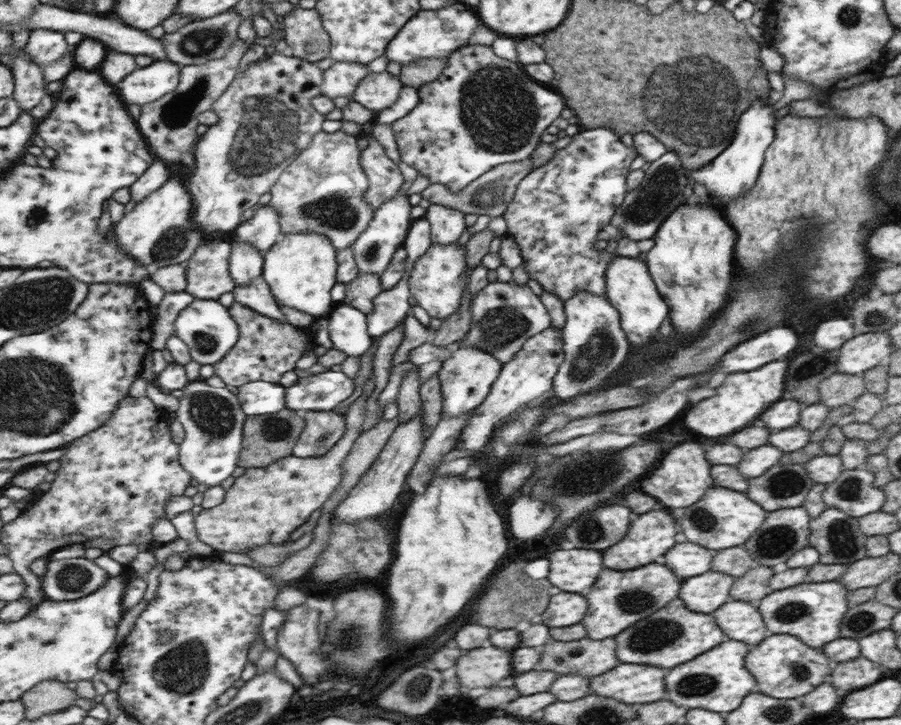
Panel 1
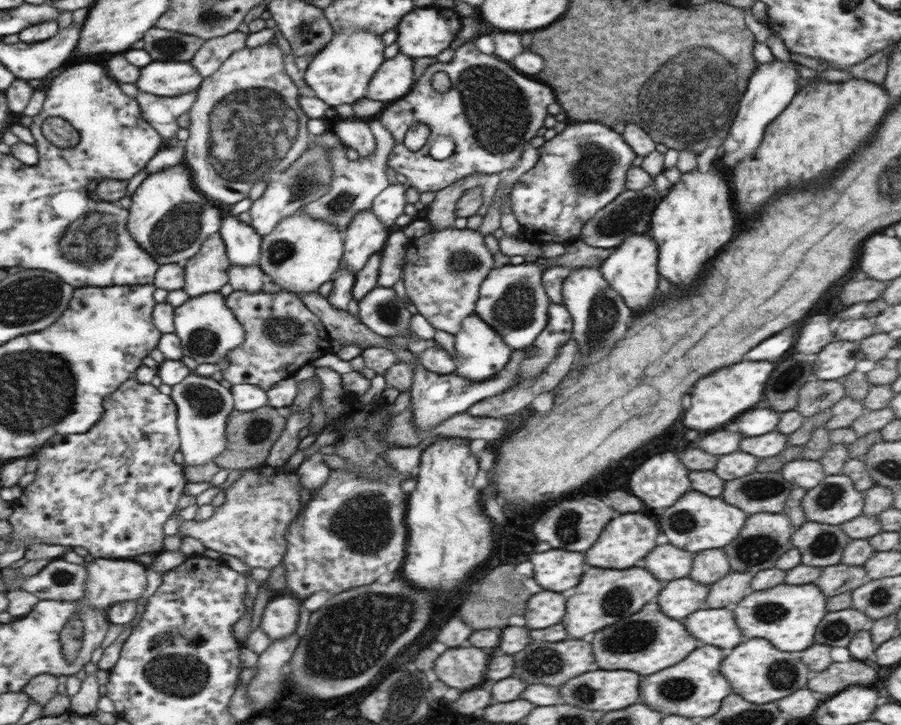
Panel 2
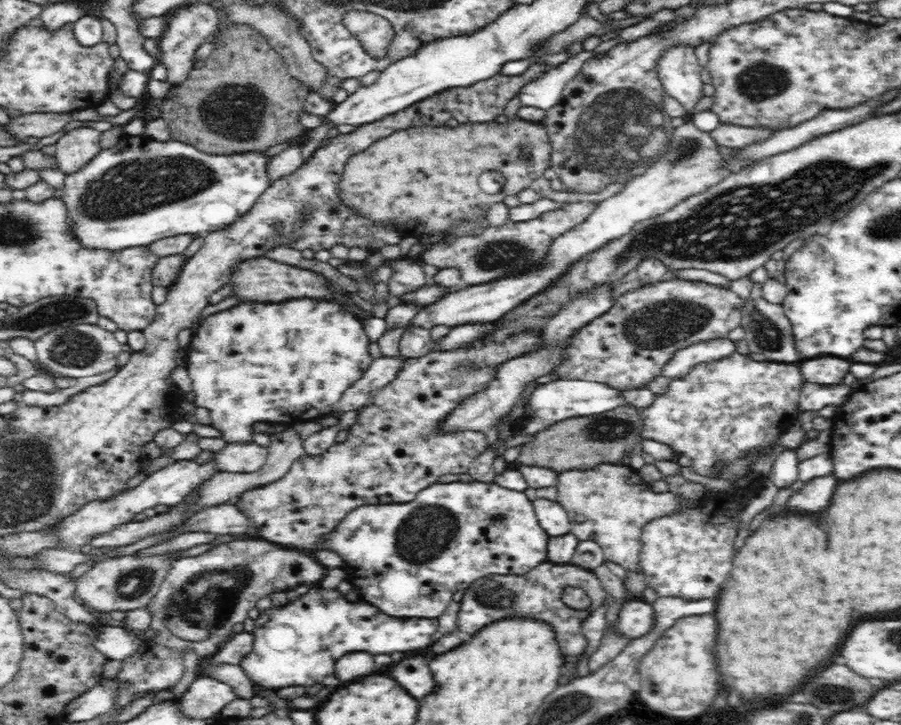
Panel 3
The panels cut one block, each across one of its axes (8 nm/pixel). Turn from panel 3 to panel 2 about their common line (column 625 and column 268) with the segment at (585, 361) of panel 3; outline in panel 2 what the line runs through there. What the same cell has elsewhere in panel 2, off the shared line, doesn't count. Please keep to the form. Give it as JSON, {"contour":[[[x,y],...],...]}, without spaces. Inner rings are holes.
{"contour":[[[234,290],[227,299],[228,306],[247,330],[244,345],[230,353],[230,365],[222,370],[224,378],[232,385],[255,384],[271,391],[284,379],[292,379],[302,366],[310,365],[332,350],[331,331],[323,319],[306,306],[306,301],[294,292],[262,291],[256,294]]]}

